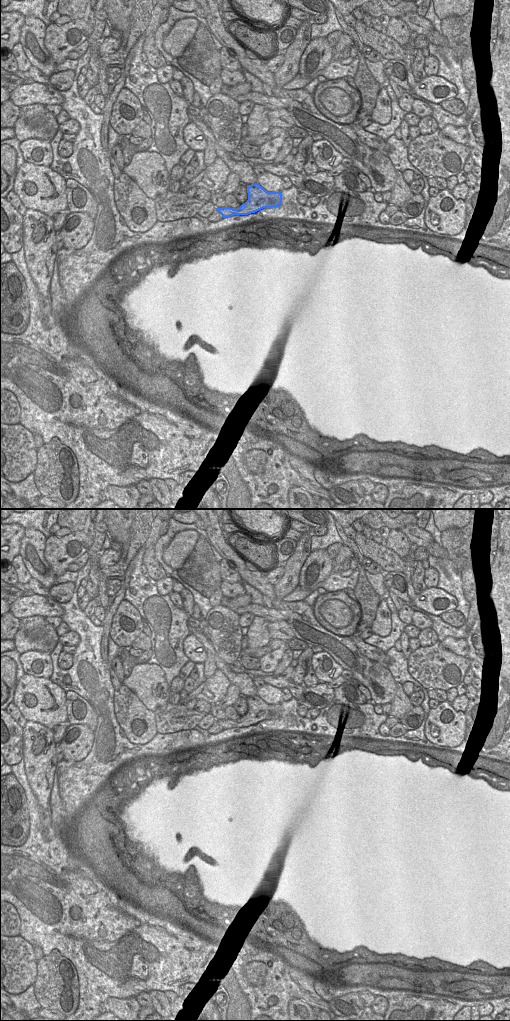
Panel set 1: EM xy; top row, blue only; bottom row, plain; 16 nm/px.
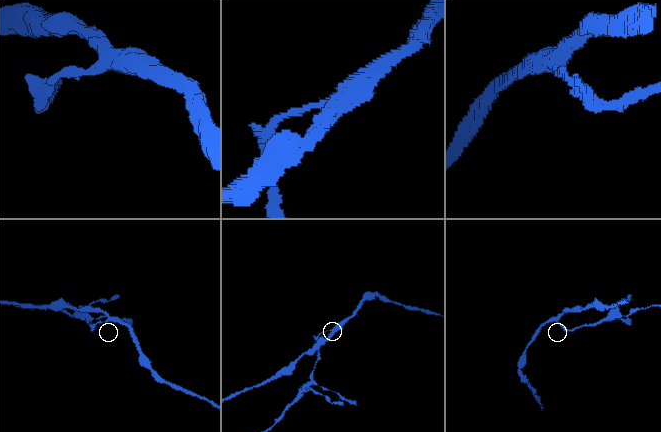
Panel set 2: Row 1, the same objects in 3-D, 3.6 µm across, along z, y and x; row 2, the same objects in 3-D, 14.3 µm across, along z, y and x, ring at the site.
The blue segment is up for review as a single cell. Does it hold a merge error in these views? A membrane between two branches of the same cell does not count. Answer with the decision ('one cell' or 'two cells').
one cell

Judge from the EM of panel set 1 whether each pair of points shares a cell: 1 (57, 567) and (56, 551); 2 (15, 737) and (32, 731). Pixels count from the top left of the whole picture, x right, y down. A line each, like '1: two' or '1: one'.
1: one
2: two

